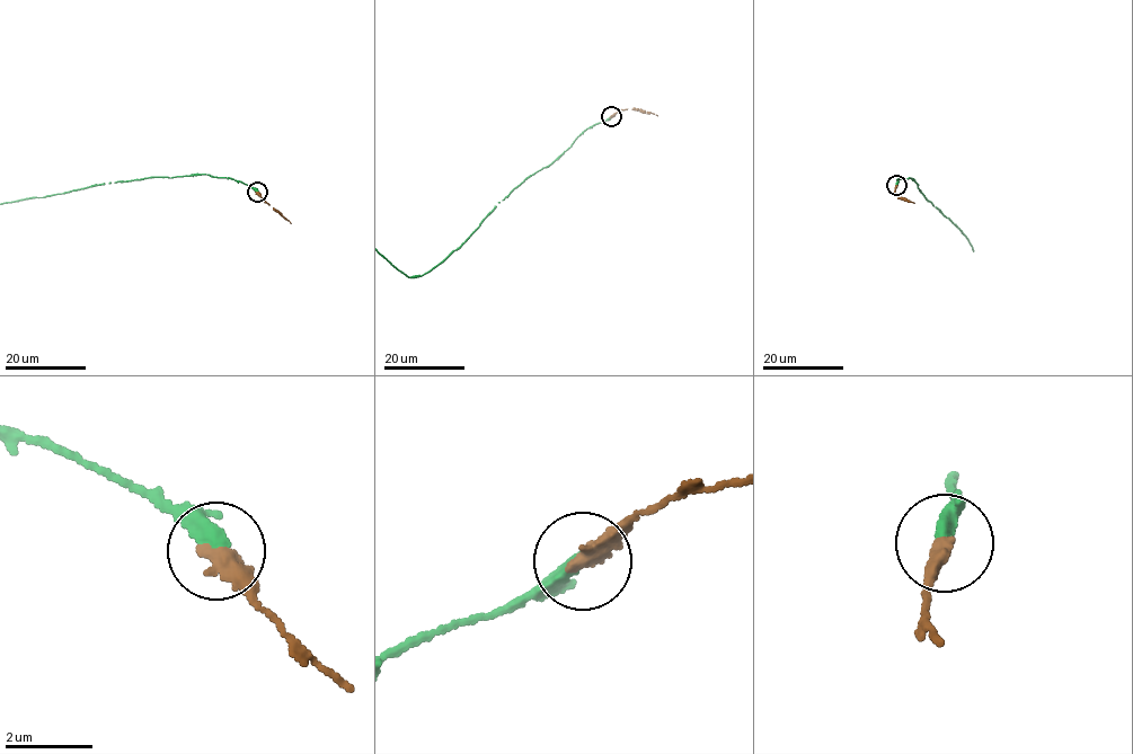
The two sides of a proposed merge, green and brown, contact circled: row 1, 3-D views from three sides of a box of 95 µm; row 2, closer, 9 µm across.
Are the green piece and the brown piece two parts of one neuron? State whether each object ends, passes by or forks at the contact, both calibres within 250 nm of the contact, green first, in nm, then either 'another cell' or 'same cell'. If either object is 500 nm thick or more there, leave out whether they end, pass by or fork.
green ends there; brown ends there; 360 nm thick on the green side, 440 nm on the other; same cell

